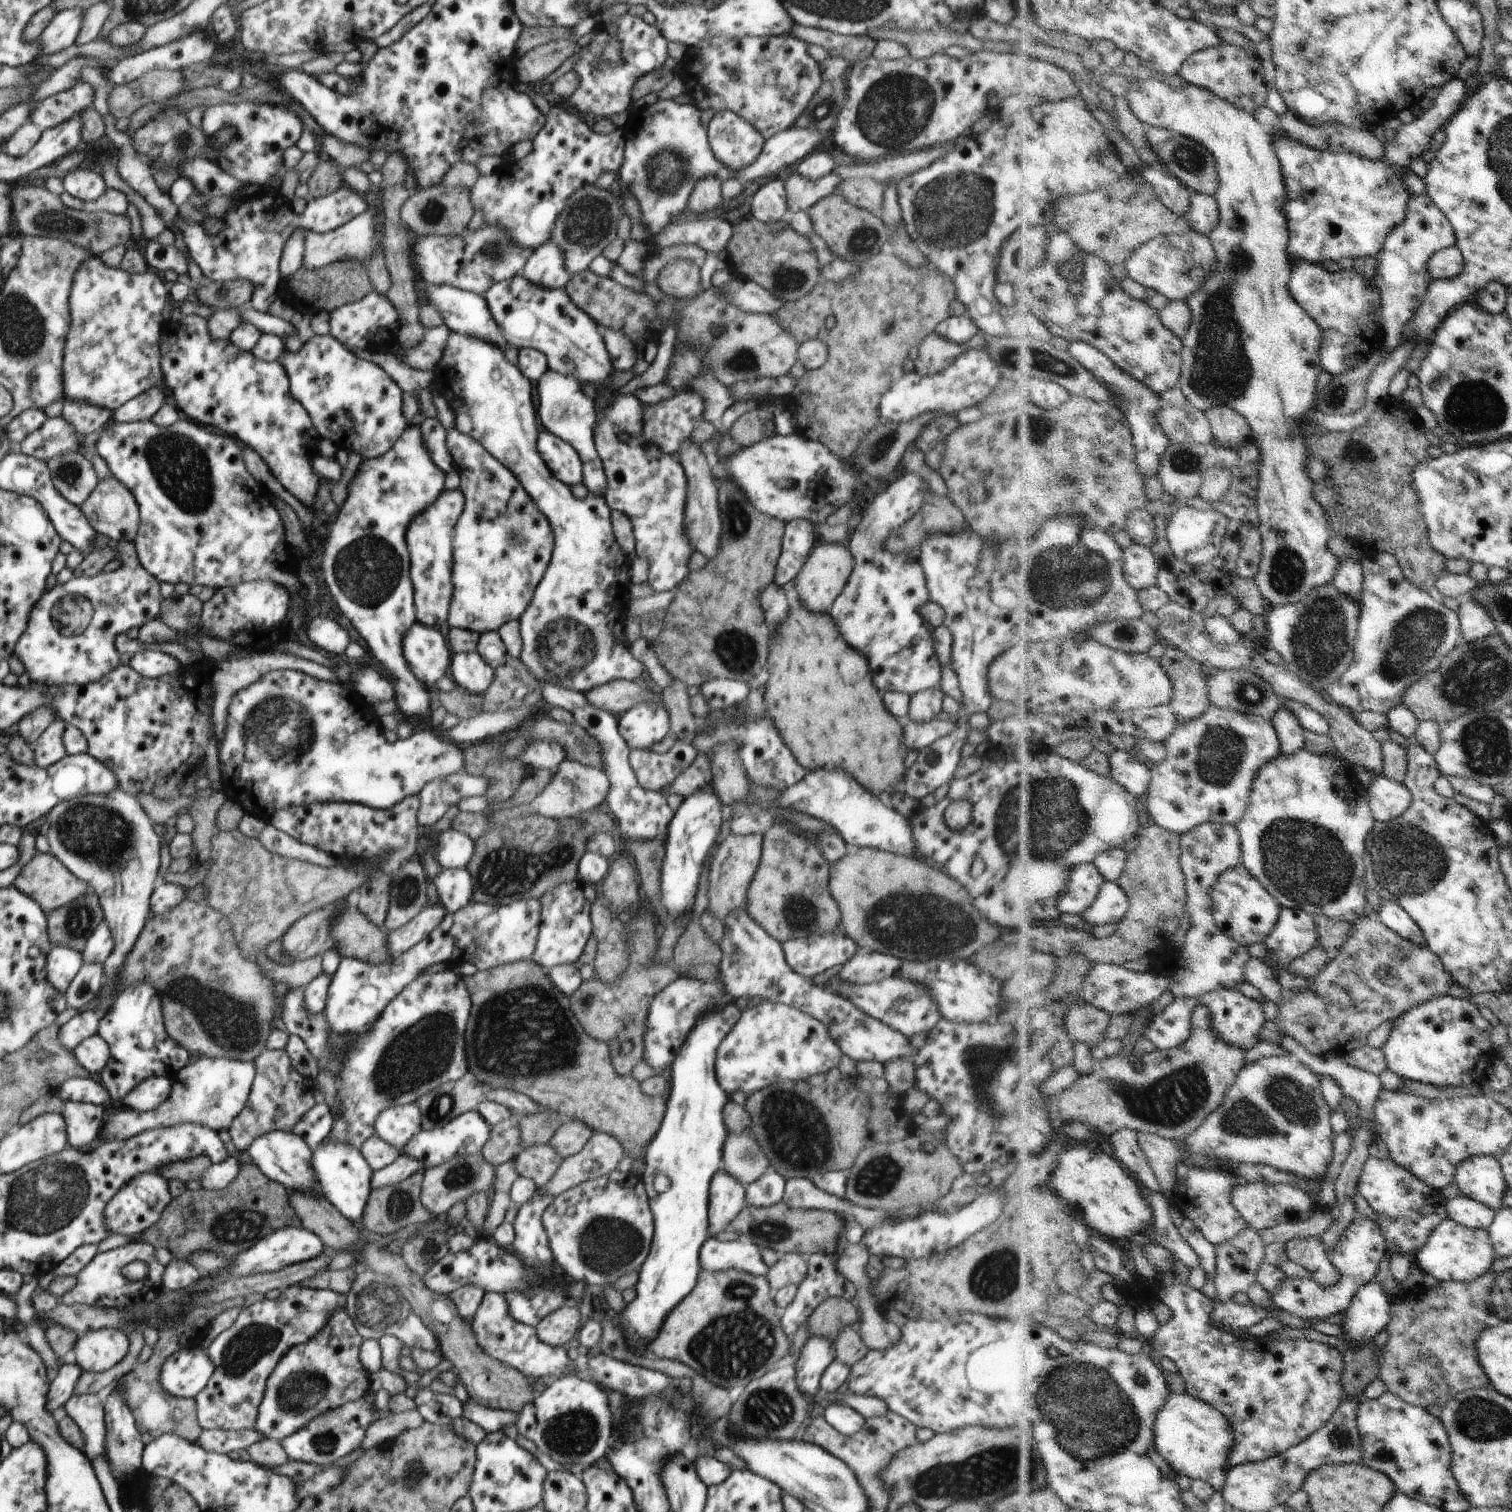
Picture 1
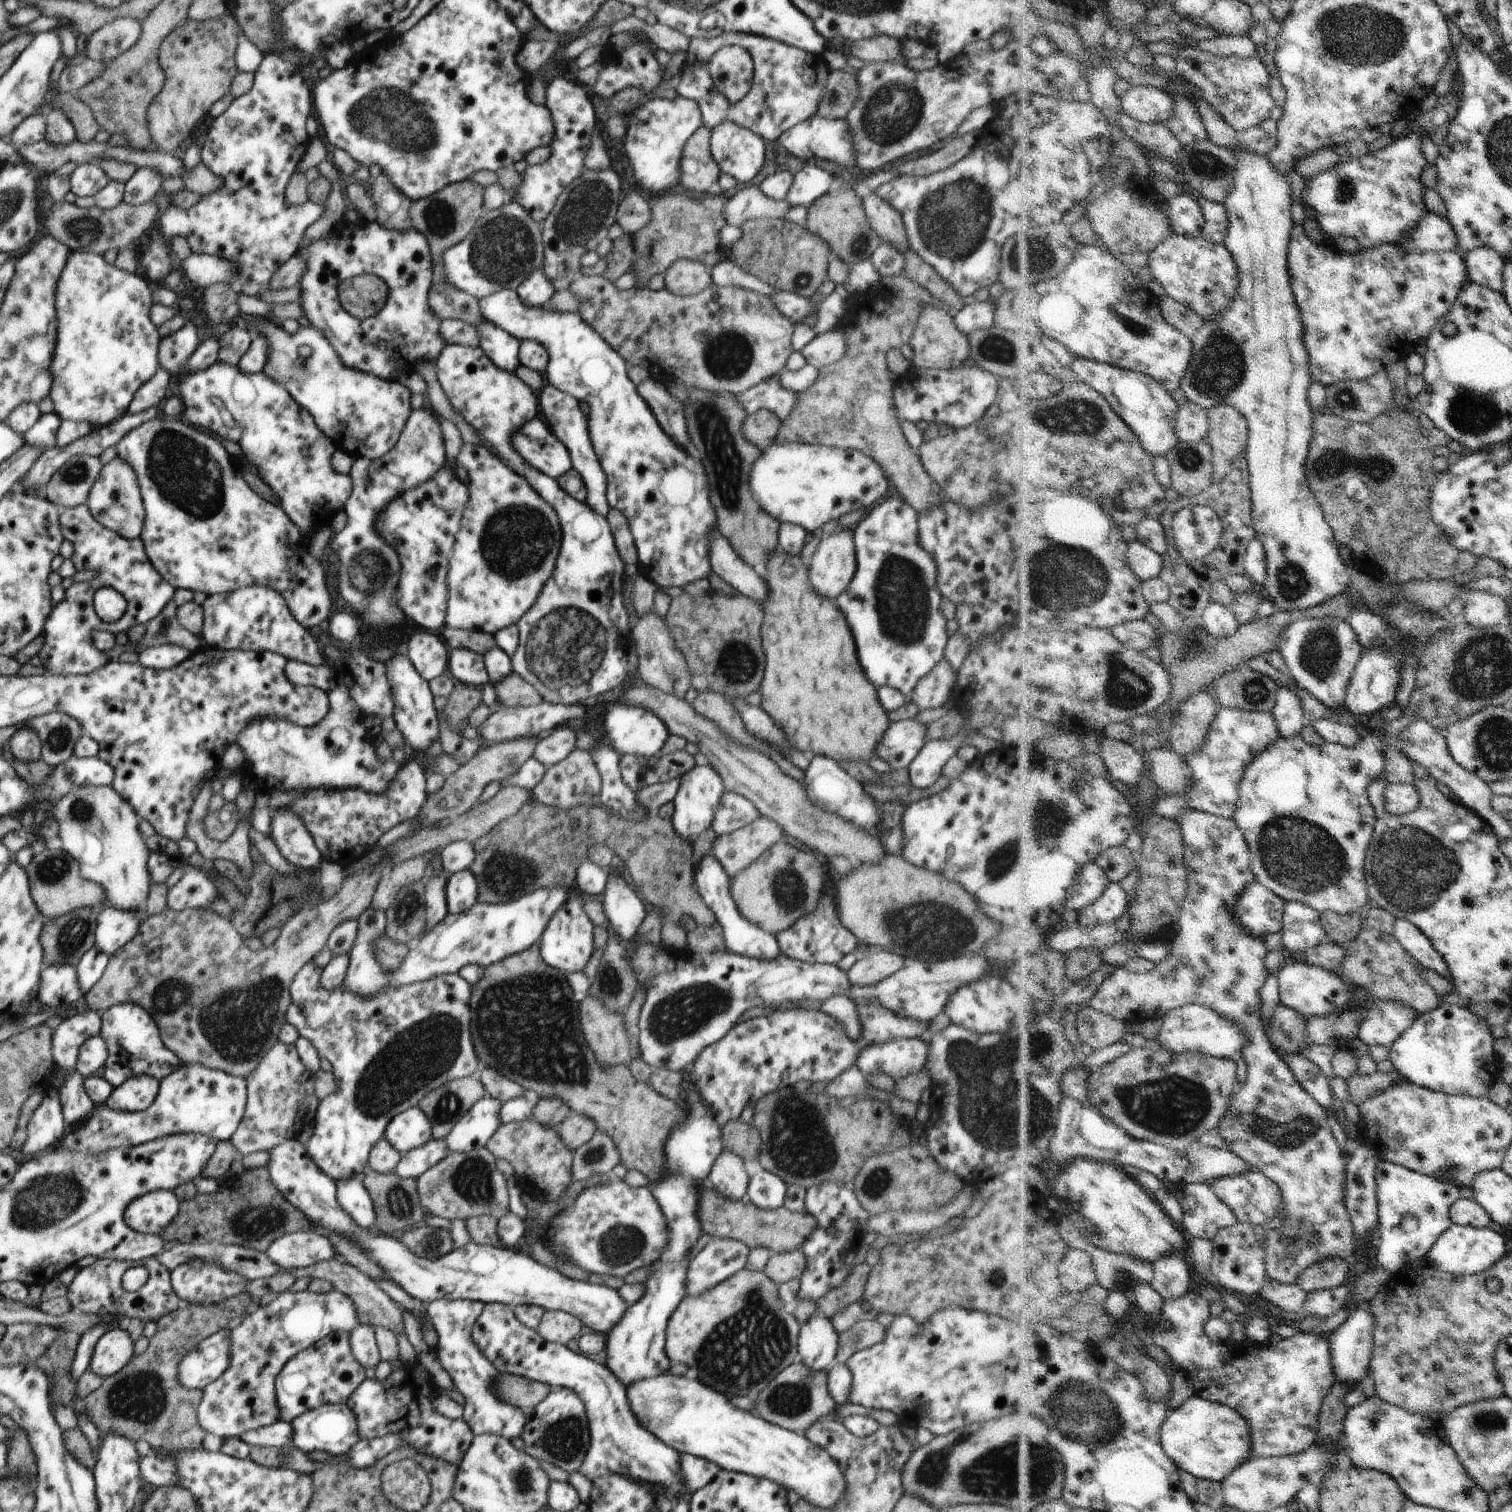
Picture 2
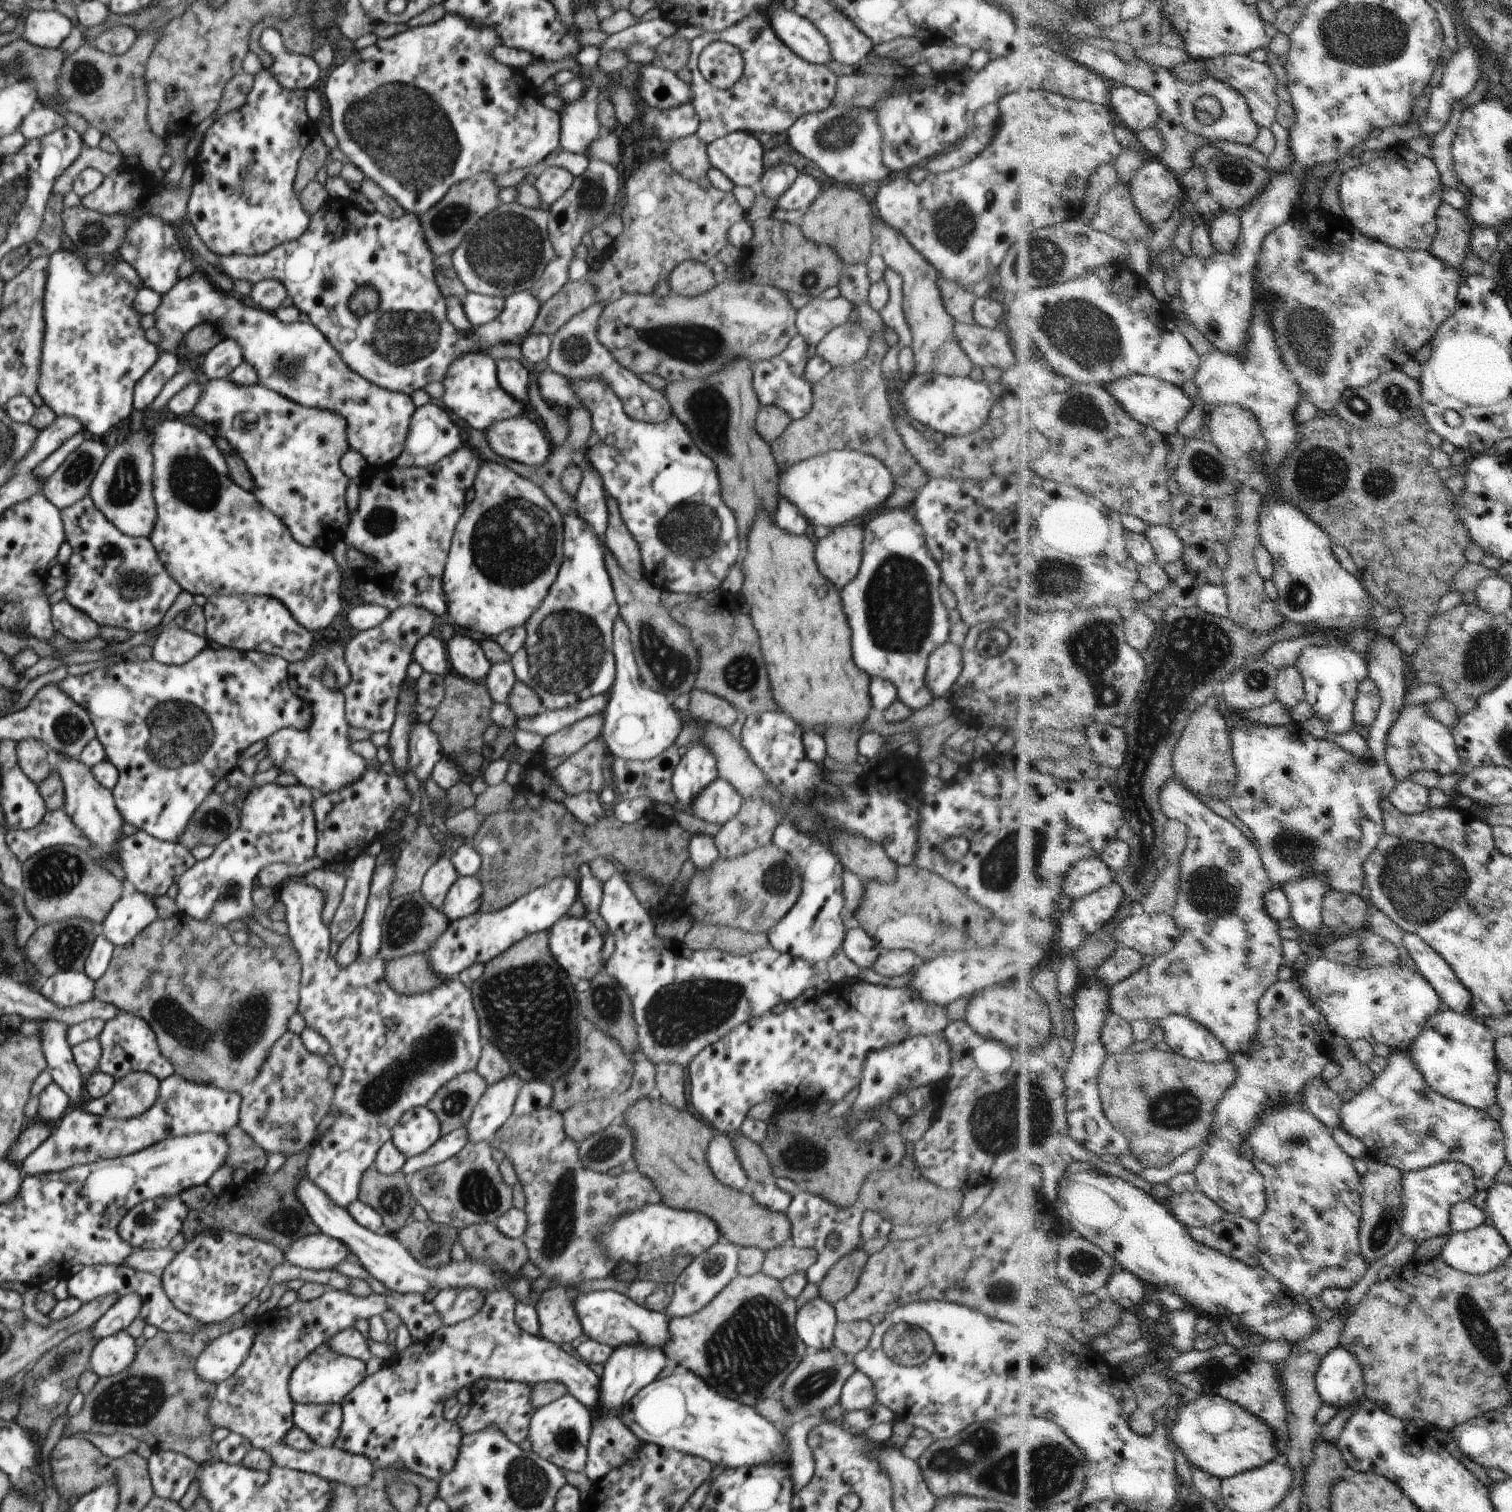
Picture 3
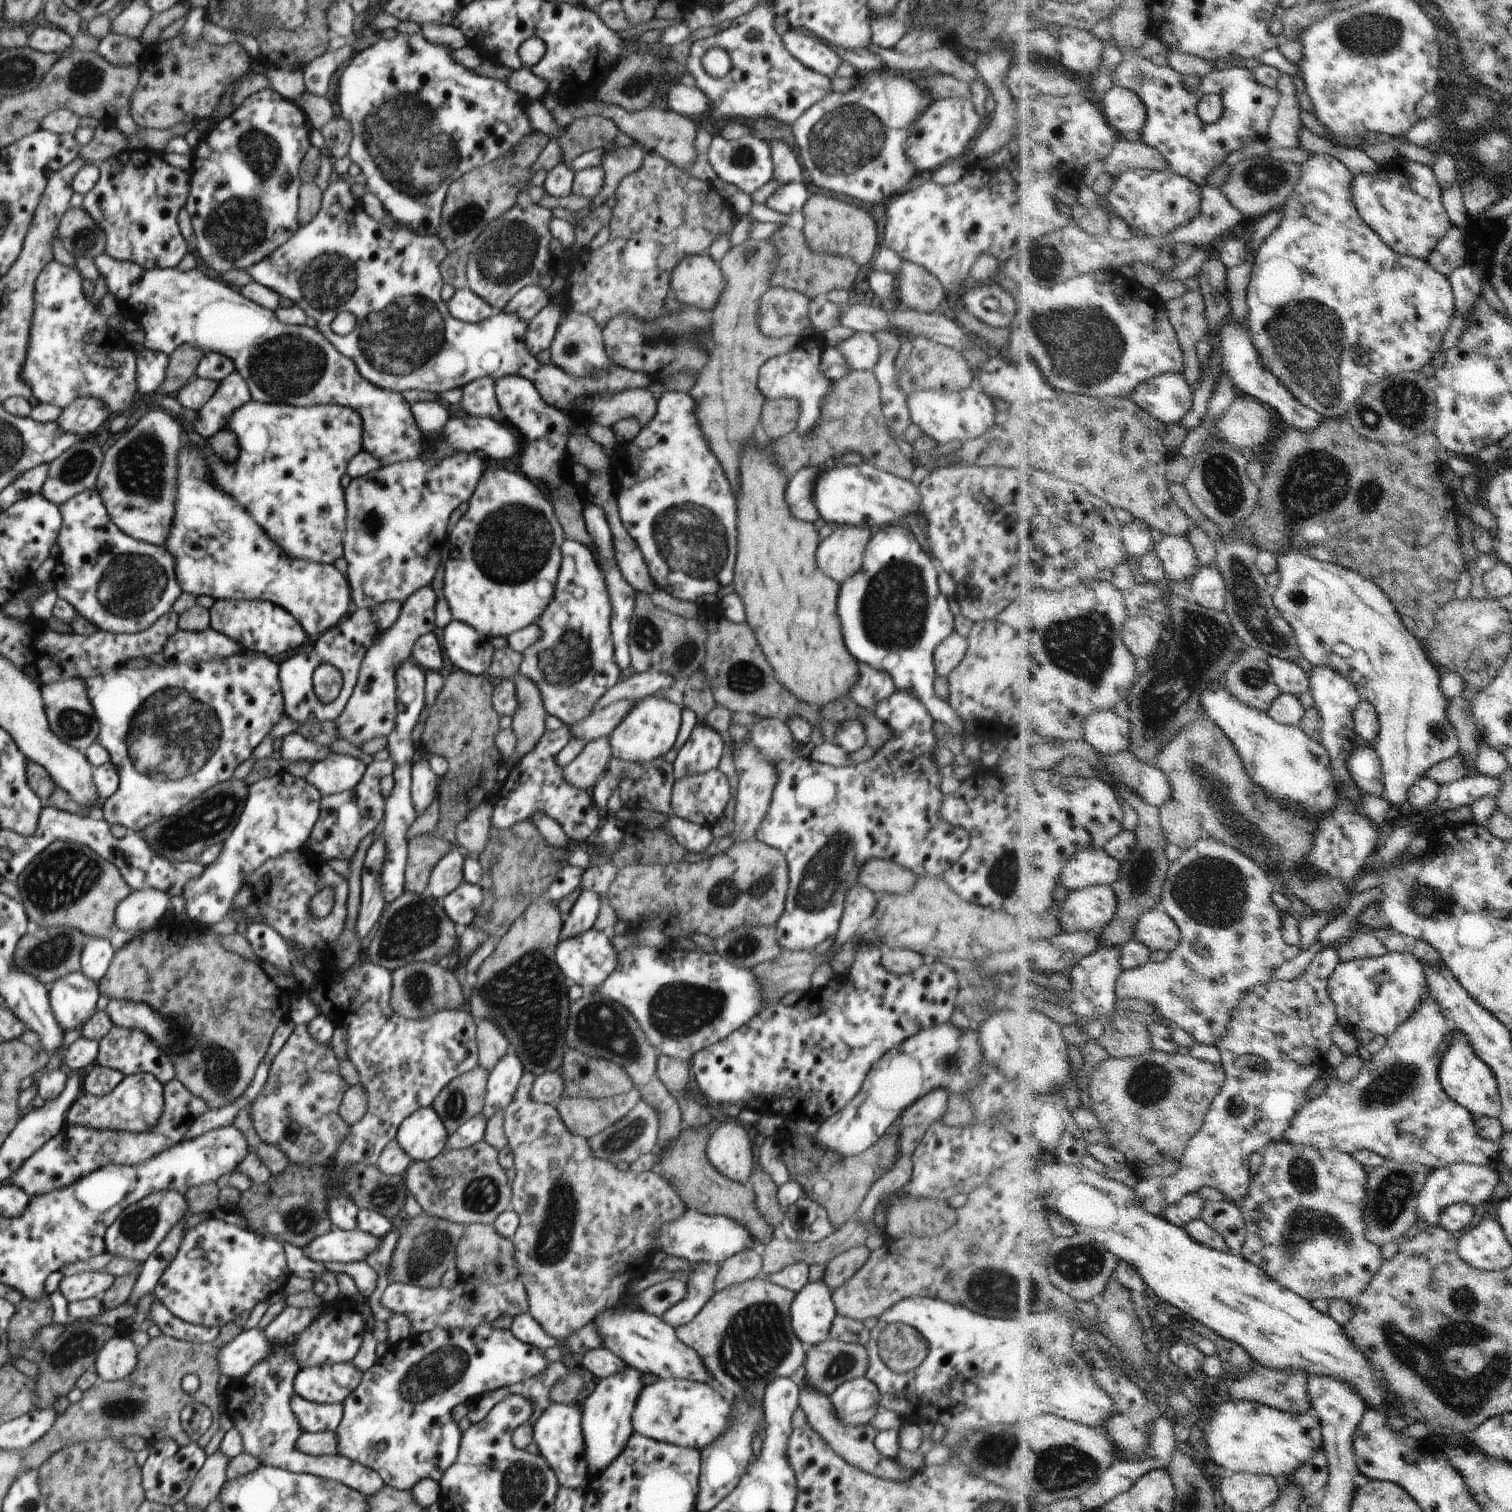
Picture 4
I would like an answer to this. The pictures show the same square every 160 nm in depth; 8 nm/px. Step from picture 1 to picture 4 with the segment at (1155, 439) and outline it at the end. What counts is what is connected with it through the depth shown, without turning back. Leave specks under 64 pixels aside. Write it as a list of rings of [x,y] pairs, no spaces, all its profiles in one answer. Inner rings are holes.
[[[1185,371],[1164,373],[1142,383],[1131,399],[1168,424],[1179,423],[1195,403],[1194,386]]]

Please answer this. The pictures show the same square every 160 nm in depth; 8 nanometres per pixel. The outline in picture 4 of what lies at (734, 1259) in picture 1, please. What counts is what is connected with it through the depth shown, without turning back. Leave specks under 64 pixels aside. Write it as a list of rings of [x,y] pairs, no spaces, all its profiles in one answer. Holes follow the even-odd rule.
[[[698,1263],[699,1266],[690,1274],[687,1282],[687,1294],[672,1305],[662,1316],[662,1320],[675,1330],[688,1324],[714,1294],[713,1282],[720,1263]]]

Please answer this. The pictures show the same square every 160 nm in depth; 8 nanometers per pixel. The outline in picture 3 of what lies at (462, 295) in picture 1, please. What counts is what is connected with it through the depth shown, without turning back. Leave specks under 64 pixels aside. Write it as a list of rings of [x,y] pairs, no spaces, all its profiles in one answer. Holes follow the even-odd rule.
[[[505,360],[497,364],[497,379],[504,392],[521,403],[526,413],[534,414],[528,399],[529,374],[529,370],[517,360]]]

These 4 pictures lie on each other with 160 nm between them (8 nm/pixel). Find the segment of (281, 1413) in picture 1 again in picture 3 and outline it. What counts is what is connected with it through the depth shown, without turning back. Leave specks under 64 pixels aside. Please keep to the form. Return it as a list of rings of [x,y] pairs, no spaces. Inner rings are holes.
[[[322,1344],[294,1368],[289,1378],[289,1393],[294,1403],[339,1404],[366,1377],[366,1363],[363,1360],[339,1355],[328,1345]]]

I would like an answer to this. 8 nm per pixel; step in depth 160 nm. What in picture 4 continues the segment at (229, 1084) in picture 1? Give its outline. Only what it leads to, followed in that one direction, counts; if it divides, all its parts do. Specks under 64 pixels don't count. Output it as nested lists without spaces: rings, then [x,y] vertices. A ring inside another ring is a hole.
[[[176,1078],[163,1085],[163,1099],[162,1116],[148,1133],[65,1126],[33,1155],[30,1155],[7,1181],[21,1188],[30,1197],[40,1196],[70,1186],[76,1183],[77,1179],[85,1177],[106,1164],[135,1167],[158,1156],[172,1145],[180,1143],[193,1119],[208,1110],[205,1101],[200,1097],[194,1097]]]

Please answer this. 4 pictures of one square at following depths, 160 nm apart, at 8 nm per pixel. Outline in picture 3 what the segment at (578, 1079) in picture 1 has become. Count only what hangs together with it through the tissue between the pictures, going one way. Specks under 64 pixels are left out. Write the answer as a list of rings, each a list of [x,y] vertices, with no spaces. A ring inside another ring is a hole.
[[[549,931],[526,935],[489,960],[484,964],[483,973],[473,982],[470,990],[482,1039],[501,1048],[510,1061],[512,1072],[524,1082],[541,1080],[552,1084],[574,1066],[579,1043],[579,1030],[576,1028],[580,1014],[578,992],[574,990],[574,981],[550,952]],[[562,1038],[566,1038],[566,1046],[560,1042]],[[654,1094],[650,1097],[642,1097],[631,1105],[622,1119],[635,1134],[633,1158],[636,1160],[637,1170],[656,1185],[661,1192],[664,1205],[678,1210],[690,1209],[703,1213],[719,1225],[722,1239],[730,1241],[738,1248],[758,1247],[760,1250],[767,1251],[790,1241],[791,1224],[784,1213],[762,1206],[752,1195],[722,1184],[716,1178],[707,1161],[707,1148],[714,1132],[702,1119],[698,1120],[698,1115],[693,1114],[690,1109],[678,1110]]]

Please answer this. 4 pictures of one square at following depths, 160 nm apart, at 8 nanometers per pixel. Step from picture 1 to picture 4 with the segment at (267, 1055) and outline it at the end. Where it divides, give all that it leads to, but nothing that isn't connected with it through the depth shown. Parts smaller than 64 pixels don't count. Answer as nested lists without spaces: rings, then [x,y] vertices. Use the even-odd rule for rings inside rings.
[[[298,1025],[280,1052],[273,1058],[264,1088],[250,1104],[251,1119],[258,1136],[269,1145],[279,1148],[292,1163],[326,1166],[350,1134],[351,1126],[339,1115],[339,1106],[350,1085],[338,1071],[339,1059],[331,1044],[320,1044],[310,1033],[308,1025]]]

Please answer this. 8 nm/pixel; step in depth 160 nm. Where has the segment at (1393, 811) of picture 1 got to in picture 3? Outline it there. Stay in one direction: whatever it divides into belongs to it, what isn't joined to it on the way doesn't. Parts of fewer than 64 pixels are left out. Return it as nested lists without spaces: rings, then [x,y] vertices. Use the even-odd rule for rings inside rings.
[[[1410,779],[1399,782],[1397,790],[1393,792],[1391,801],[1407,815],[1421,815],[1428,810],[1432,798],[1432,790],[1429,785],[1423,785],[1418,781]]]

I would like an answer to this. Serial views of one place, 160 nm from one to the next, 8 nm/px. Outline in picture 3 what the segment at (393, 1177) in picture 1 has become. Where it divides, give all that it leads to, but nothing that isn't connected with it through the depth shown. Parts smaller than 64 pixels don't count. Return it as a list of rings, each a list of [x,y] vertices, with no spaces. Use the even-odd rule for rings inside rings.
[[[461,1126],[448,1134],[441,1135],[441,1137],[421,1155],[407,1157],[402,1171],[409,1177],[421,1168],[431,1167],[432,1165],[441,1163],[448,1157],[458,1154],[468,1142],[467,1128]]]

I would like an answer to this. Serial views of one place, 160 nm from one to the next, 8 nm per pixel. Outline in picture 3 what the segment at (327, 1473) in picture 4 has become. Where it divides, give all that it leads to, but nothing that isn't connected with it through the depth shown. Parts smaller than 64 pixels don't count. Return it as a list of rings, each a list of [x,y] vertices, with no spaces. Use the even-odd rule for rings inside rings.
[[[327,1288],[322,1296],[314,1300],[297,1300],[283,1310],[274,1308],[268,1311],[266,1320],[257,1324],[257,1336],[248,1358],[230,1378],[217,1384],[207,1417],[215,1428],[228,1428],[231,1433],[247,1438],[254,1449],[267,1452],[276,1466],[314,1473],[329,1483],[340,1483],[350,1488],[364,1487],[372,1480],[375,1471],[366,1456],[343,1452],[333,1446],[316,1446],[300,1452],[285,1443],[285,1436],[294,1426],[294,1402],[289,1393],[289,1378],[294,1368],[333,1334],[354,1326],[358,1319],[368,1320],[386,1310],[393,1310],[400,1316],[411,1334],[412,1342],[425,1339],[443,1324],[441,1314],[432,1301],[424,1299],[424,1295],[396,1291],[372,1293],[364,1298]]]

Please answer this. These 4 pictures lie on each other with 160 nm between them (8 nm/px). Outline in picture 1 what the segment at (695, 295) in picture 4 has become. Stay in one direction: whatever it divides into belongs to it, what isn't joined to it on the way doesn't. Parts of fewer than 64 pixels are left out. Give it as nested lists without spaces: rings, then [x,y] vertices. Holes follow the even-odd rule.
[[[690,259],[668,263],[657,276],[656,284],[672,299],[693,297],[702,290],[699,267]]]

